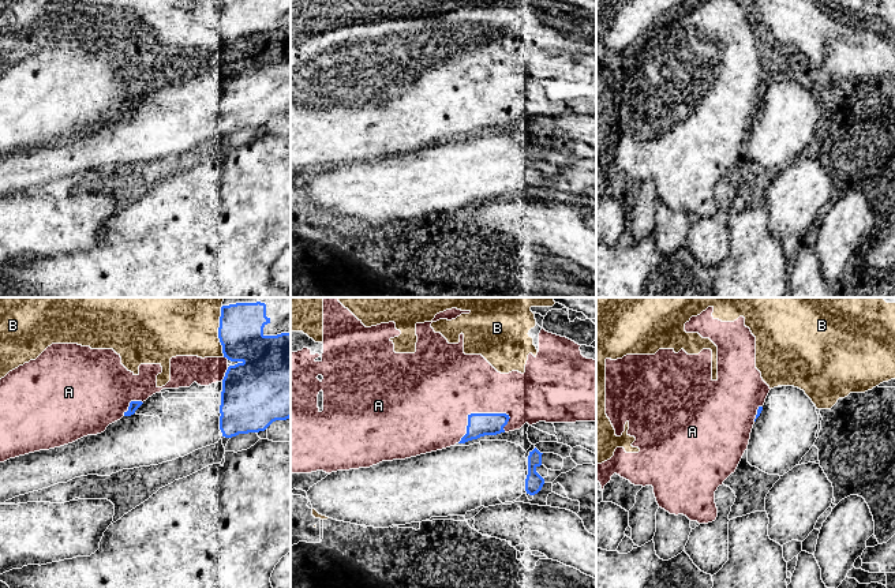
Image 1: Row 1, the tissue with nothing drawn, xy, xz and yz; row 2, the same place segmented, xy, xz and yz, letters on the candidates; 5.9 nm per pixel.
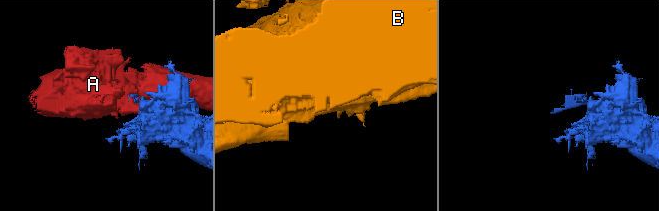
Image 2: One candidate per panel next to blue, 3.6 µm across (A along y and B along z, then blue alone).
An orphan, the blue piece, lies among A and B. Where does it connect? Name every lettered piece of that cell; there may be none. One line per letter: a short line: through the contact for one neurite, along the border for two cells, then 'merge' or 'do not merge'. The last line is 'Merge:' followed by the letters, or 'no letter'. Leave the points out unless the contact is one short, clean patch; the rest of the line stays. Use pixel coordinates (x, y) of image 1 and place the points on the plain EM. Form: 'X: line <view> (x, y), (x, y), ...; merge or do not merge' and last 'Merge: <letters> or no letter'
A: do not merge
B: do not merge
Merge: no letter

